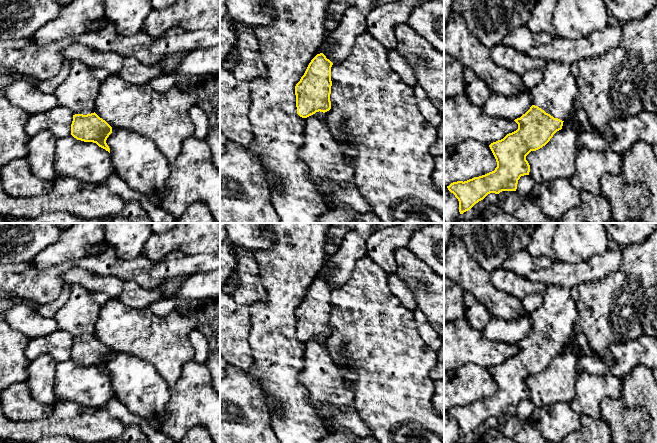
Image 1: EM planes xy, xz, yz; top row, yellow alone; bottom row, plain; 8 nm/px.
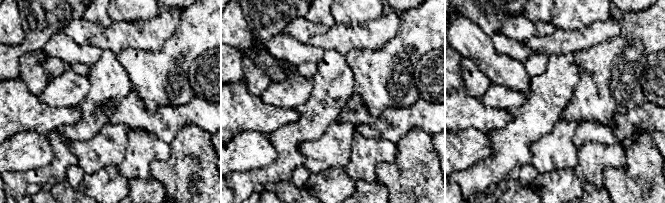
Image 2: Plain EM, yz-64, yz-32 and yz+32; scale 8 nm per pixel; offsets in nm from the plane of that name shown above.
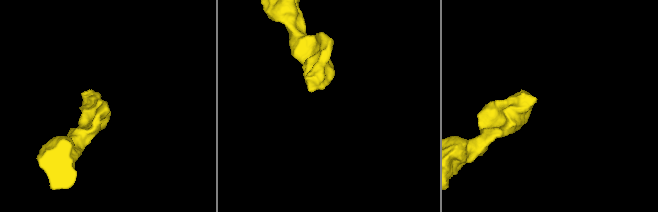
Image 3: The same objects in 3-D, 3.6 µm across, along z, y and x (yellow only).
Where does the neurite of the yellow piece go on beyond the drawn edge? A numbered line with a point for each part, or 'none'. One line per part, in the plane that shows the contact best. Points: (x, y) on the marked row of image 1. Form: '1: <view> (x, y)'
1: yz (556, 94)

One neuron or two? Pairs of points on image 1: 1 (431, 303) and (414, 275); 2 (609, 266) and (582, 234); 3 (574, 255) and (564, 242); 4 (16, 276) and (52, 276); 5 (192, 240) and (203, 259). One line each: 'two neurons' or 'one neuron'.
1: one neuron
2: two neurons
3: one neuron
4: one neuron
5: two neurons

